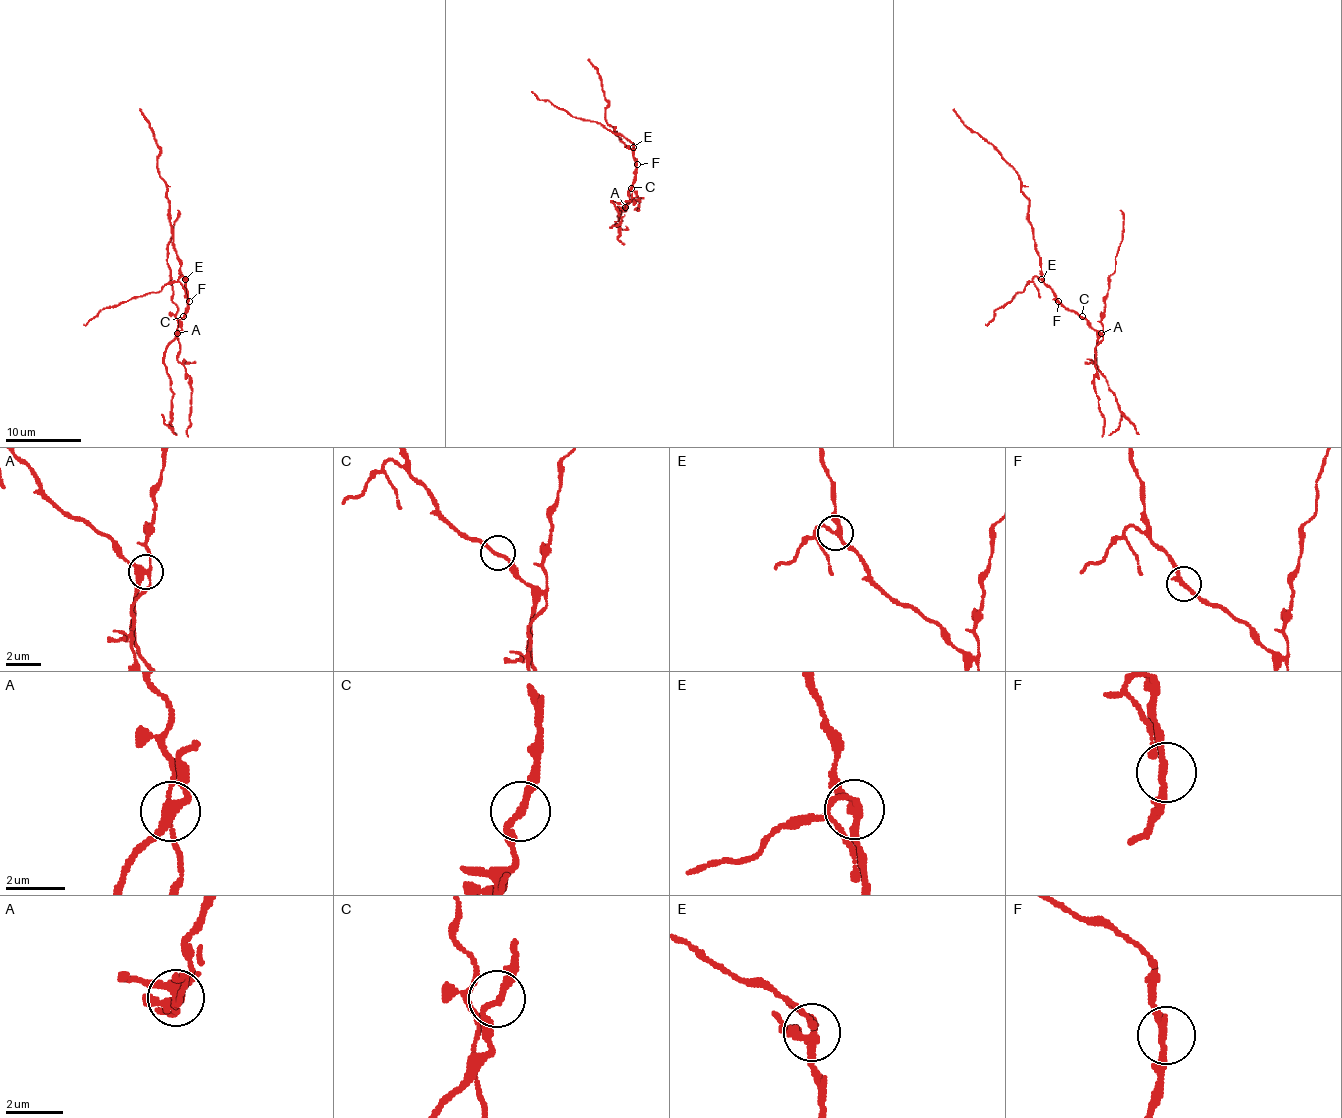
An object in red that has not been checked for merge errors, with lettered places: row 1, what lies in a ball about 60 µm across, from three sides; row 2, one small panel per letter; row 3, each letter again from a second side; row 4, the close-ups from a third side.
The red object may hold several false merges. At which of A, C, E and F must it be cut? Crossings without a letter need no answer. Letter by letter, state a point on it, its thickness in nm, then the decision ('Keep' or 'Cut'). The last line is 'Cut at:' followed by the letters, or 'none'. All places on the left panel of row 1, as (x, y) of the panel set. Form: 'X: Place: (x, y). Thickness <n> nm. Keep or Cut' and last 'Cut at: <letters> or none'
A: Place: (177, 333). Thickness 280 nm. Cut
C: Place: (183, 316). Thickness 200 nm. Keep
E: Place: (185, 279). Thickness 240 nm. Cut
F: Place: (189, 301). Thickness 220 nm. Keep
Cut at: A, E

